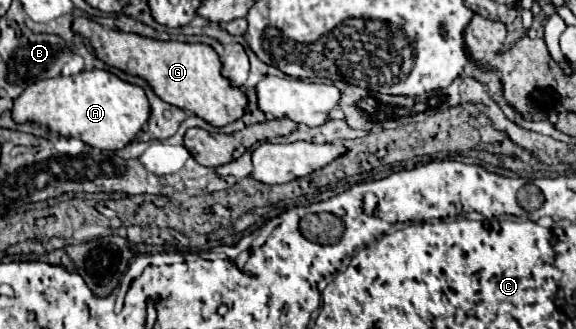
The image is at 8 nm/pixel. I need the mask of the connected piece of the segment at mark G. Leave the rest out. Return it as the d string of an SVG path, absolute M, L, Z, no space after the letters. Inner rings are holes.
M76 17L72 29L82 37L90 39L94 53L106 65L118 67L130 75L144 77L162 101L176 105L184 111L192 111L194 115L202 117L214 127L224 127L228 123L234 123L242 119L242 115L248 111L248 95L244 93L244 89L234 87L222 75L220 57L210 45L150 39L136 33L106 29L100 23L86 17Z

